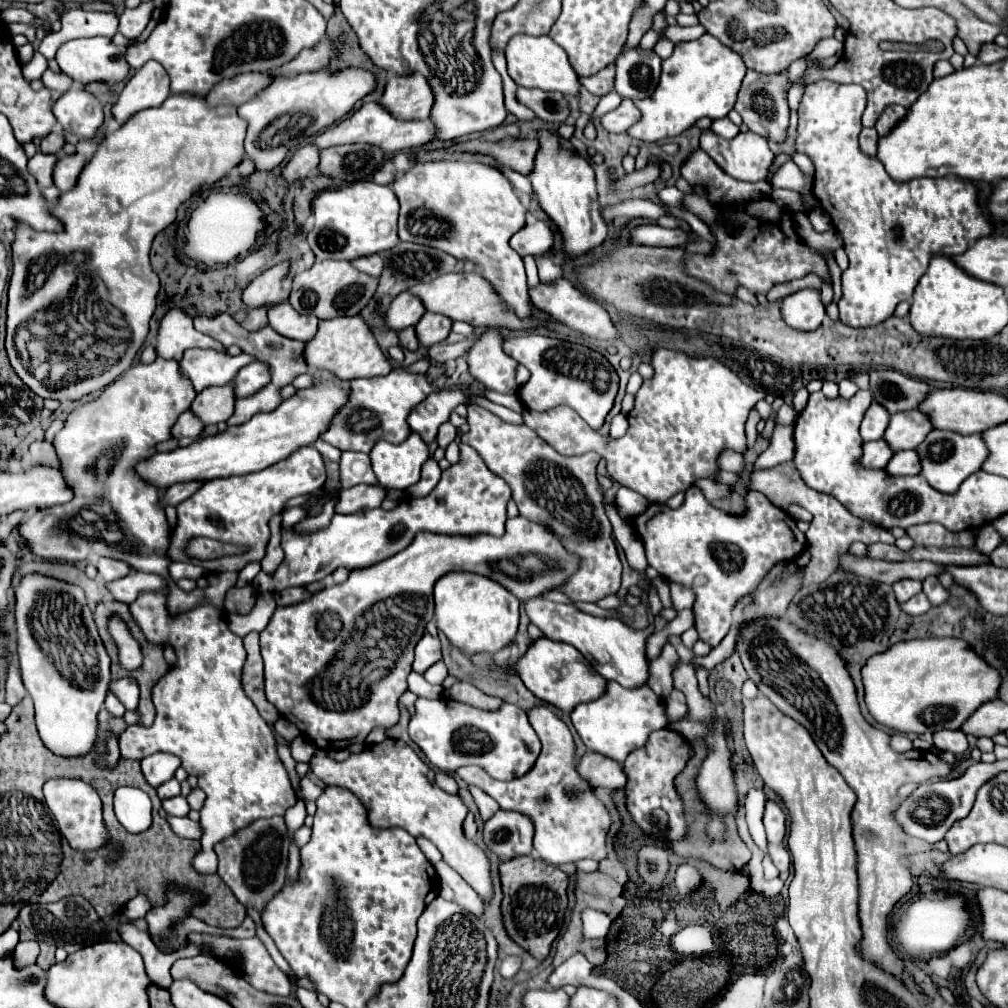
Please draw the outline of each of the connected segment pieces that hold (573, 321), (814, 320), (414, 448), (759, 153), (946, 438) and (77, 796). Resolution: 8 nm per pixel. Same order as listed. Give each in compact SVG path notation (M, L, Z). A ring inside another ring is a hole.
M560 279L556 285L544 285L544 283L540 283L538 289L530 291L530 297L532 297L532 303L538 309L544 309L556 321L560 321L562 325L566 325L566 327L570 327L570 329L574 329L574 331L578 331L578 333L582 333L586 337L592 337L592 339L598 339L598 341L614 341L618 337L618 331L612 325L612 321L610 321L608 313L604 311L604 307L600 303L596 303L592 297L580 293L566 279Z
M802 289L784 297L780 309L784 323L796 331L812 331L826 317L820 293L812 289Z
M412 431L408 439L398 445L380 439L370 451L378 483L386 489L400 491L420 481L420 469L428 457L428 445L416 431Z
M706 129L700 135L700 147L724 169L724 173L740 181L766 179L768 167L774 161L766 137L752 131L738 133L734 139L724 139Z
M934 429L928 437L916 447L920 457L920 475L928 481L928 485L940 493L956 493L958 485L972 473L976 473L984 459L988 457L988 449L980 435L960 435L952 431Z
M50 779L44 783L44 797L54 813L60 833L66 837L66 841L72 845L72 849L78 851L92 851L104 845L106 841L106 827L102 821L102 801L96 789L92 789L90 783L82 779Z

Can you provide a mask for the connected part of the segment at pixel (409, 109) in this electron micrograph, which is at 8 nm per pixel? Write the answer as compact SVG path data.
M420 73L414 75L406 75L406 77L398 77L398 75L390 75L384 87L382 97L378 99L378 103L396 119L400 121L424 121L430 113L430 107L434 103L432 97L432 89L428 87L426 79Z

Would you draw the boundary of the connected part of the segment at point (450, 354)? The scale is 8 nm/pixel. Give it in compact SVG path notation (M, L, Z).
M472 339L460 341L460 343L456 343L456 345L438 343L438 345L434 345L434 347L430 347L430 349L428 349L428 357L430 357L432 361L444 363L444 361L448 361L448 359L456 359L456 357L464 355L464 353L466 353L466 349L470 349L470 345L472 345Z

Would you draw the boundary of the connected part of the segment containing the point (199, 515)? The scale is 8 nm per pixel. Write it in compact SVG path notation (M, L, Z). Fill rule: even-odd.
M300 447L296 453L286 457L284 461L270 465L262 471L240 475L240 477L226 477L226 479L212 479L202 483L202 487L186 501L182 501L178 511L178 523L170 537L170 549L168 557L172 561L192 561L210 573L220 571L240 571L250 561L260 561L264 557L266 543L270 539L268 521L274 513L280 513L288 499L298 495L314 493L316 489L322 489L326 481L326 469L320 453L312 447ZM192 537L210 537L222 543L234 543L238 547L246 547L242 555L226 555L216 561L198 561L190 559L184 553L184 545Z

